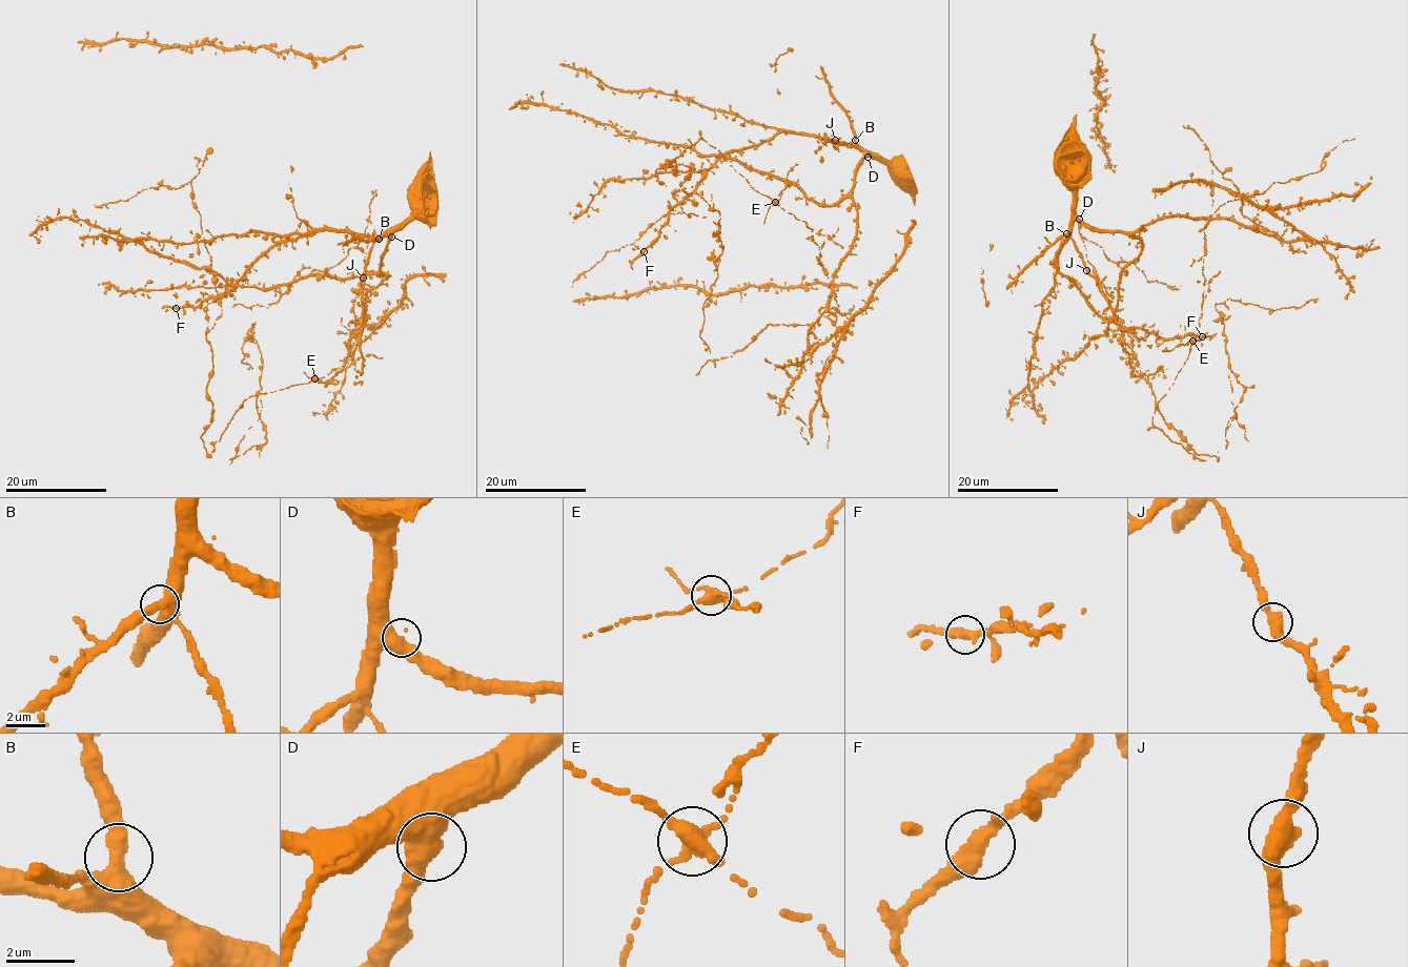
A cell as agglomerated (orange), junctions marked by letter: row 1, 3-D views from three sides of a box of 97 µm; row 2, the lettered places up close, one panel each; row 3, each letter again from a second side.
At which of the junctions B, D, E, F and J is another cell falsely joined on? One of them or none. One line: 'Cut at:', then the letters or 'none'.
Cut at: E

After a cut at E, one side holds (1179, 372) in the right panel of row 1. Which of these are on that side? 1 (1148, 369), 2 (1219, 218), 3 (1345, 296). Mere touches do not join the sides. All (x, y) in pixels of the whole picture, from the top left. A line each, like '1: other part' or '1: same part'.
1: other part
2: other part
3: other part

